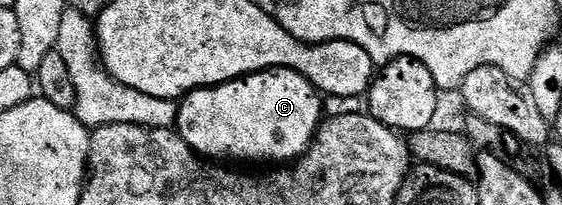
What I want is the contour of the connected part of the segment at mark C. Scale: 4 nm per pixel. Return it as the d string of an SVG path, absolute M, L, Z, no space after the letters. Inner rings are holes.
M275 69L243 75L219 87L199 87L181 100L176 130L193 151L210 161L275 159L275 164L297 161L310 149L324 119L324 99L309 81L295 71Z

